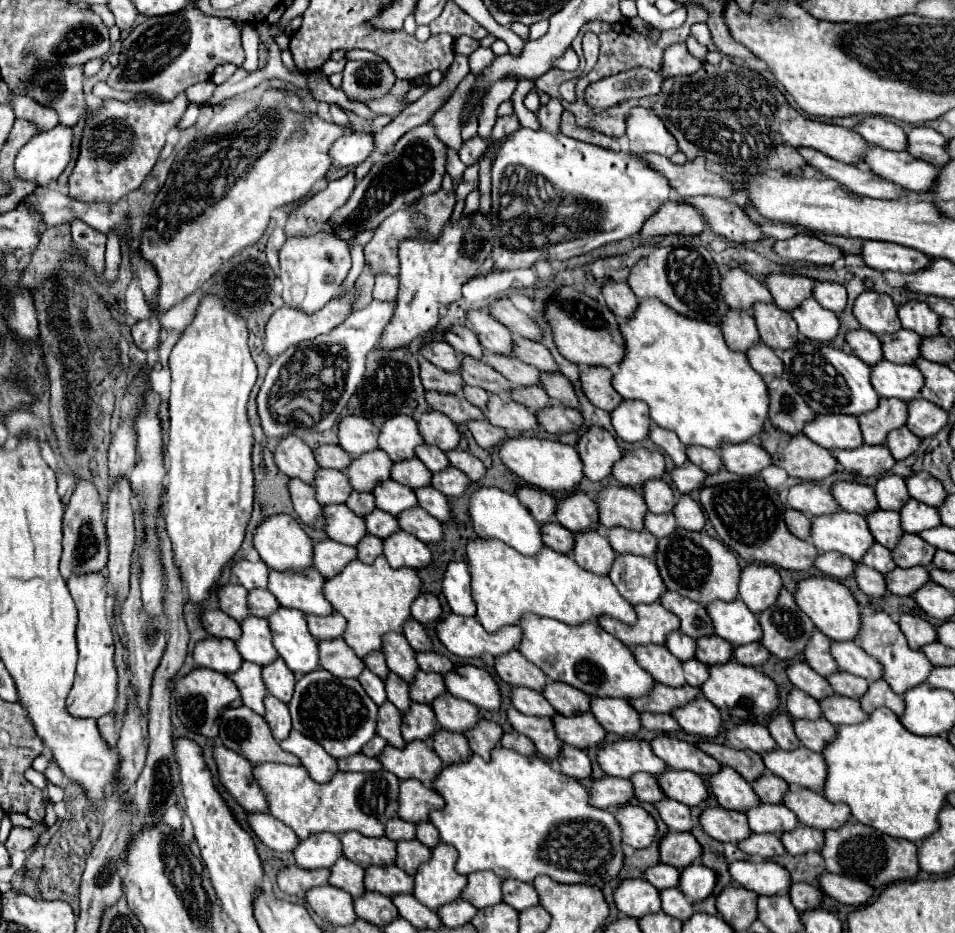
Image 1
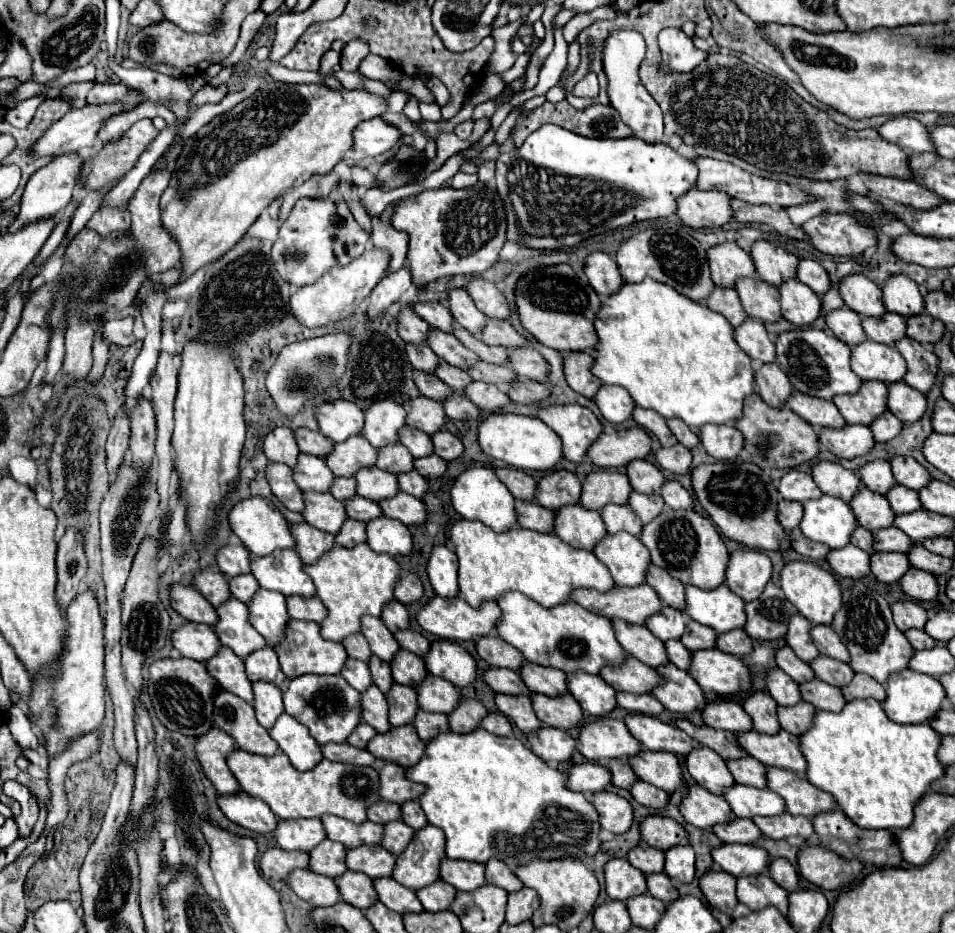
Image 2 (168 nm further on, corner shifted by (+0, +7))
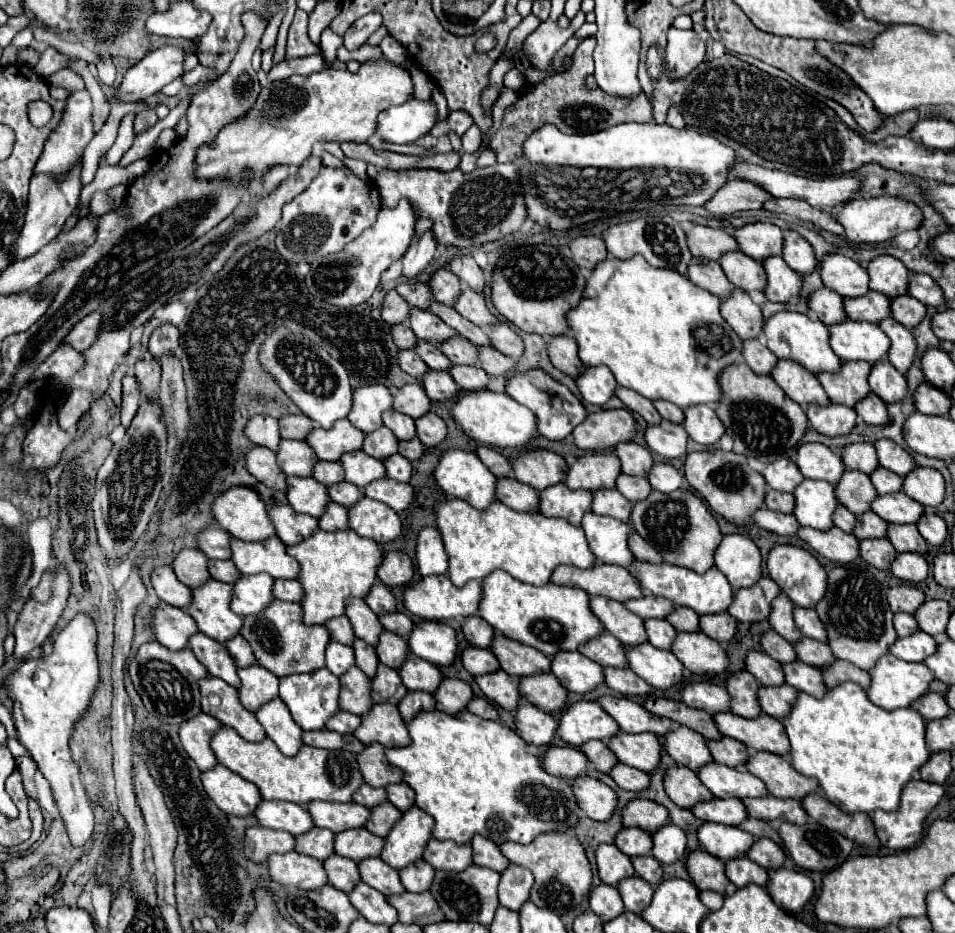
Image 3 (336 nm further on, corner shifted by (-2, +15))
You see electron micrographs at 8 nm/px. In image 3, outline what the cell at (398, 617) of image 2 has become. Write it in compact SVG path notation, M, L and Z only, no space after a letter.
M376 581L376 585L372 585L372 589L370 589L370 593L366 593L364 601L366 601L366 605L368 605L376 615L396 611L396 599L394 599L394 595L392 595L392 593L388 591L388 587L382 585L380 581Z

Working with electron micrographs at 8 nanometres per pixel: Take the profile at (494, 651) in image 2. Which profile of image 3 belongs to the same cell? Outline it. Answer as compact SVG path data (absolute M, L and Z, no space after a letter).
M478 615L464 619L462 633L470 645L486 647L486 649L490 647L490 641L494 637L494 629L490 629L490 625L486 625L486 621L482 621L482 617L478 617Z

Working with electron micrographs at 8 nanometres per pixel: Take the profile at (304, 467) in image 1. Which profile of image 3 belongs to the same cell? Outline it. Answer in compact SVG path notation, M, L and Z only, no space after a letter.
M252 415L244 427L244 435L256 445L268 447L272 451L278 449L280 433L278 433L278 421L274 417Z

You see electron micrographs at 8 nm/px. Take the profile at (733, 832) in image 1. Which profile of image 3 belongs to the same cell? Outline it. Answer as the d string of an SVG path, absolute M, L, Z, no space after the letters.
M674 765L664 773L664 791L678 805L688 809L694 803L710 801L714 795L698 781L696 773L688 767Z

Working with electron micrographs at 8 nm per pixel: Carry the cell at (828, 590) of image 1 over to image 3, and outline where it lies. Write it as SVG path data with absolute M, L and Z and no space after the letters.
M776 545L768 553L768 575L778 583L778 587L792 599L794 605L800 607L814 607L822 593L826 593L826 571L818 563L818 559L806 551L804 547L796 545Z

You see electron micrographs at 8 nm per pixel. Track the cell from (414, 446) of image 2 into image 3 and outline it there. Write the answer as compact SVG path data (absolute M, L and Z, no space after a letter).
M388 409L386 413L382 413L382 423L398 437L398 439L410 439L414 437L414 419L404 415L404 413L398 413L394 409Z

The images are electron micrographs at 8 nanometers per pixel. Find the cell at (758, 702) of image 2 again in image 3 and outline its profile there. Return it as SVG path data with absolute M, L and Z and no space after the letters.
M748 671L732 673L726 679L726 691L730 695L730 711L748 719L758 717L762 709L758 709L758 701L754 701L756 689L758 689L758 681L754 681L752 673Z

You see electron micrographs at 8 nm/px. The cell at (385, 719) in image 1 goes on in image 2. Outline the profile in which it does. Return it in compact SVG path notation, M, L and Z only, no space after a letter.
M374 685L362 693L362 721L370 723L378 733L388 733L388 729L392 729L388 721L386 695L380 693L380 689Z

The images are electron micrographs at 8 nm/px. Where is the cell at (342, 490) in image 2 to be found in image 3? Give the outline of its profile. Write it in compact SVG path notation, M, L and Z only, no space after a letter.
M318 461L312 469L312 477L324 485L334 485L338 481L342 481L342 467L338 463L332 461Z

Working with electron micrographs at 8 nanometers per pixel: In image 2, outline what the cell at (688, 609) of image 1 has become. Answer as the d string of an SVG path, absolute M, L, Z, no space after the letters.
M652 565L652 571L648 573L648 585L660 595L660 599L668 607L674 607L678 611L686 609L684 585L680 581L676 581L674 577L670 577L666 569L660 569L660 567Z

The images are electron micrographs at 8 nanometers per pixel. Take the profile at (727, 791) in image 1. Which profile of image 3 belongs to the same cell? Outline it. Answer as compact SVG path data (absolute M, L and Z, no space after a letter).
M682 725L664 735L664 749L678 765L684 765L692 771L712 761L710 751L706 749L706 739Z

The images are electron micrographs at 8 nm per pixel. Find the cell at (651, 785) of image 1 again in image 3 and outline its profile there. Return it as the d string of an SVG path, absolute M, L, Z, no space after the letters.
M588 741L586 745L580 747L580 751L586 753L586 757L592 763L592 767L602 771L602 773L608 773L612 769L612 765L618 763L616 755L602 741Z

